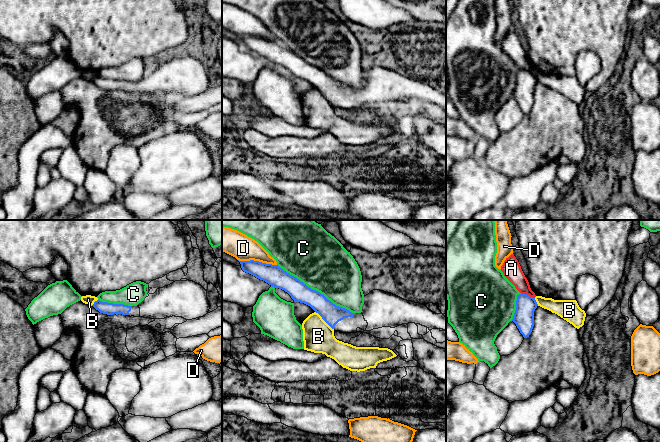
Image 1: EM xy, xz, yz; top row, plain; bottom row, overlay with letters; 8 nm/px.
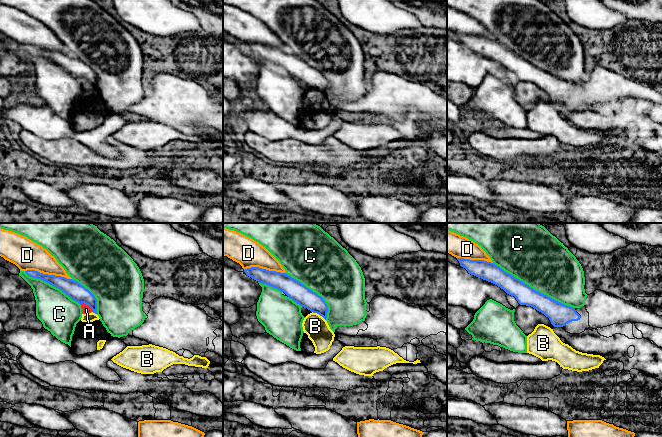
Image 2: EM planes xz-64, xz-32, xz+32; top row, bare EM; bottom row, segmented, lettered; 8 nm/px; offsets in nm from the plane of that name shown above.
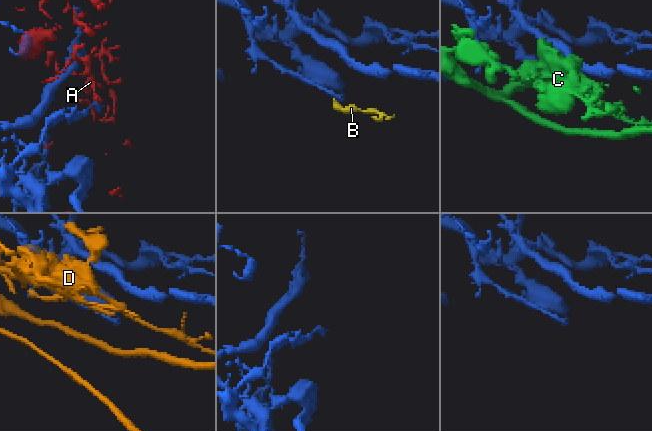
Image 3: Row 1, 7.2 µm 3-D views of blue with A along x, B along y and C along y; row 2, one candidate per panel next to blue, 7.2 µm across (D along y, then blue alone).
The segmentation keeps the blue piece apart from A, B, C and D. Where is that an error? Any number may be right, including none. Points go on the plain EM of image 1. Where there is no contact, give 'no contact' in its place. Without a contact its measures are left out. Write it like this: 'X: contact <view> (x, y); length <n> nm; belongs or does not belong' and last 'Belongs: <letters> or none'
A: contact yz (528, 71); length 120 nm; does not belong
B: contact xz (324, 96); length 220 nm; does not belong
C: contact xz (315, 66); length 750 nm; does not belong
D: contact xz (257, 37); length 320 nm; does not belong
Belongs: none

